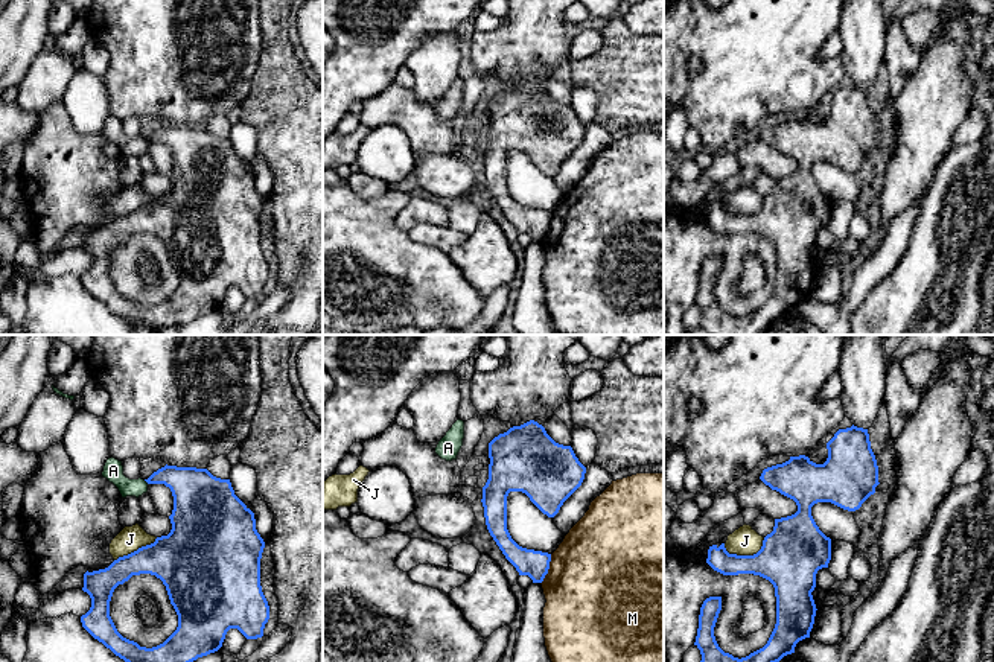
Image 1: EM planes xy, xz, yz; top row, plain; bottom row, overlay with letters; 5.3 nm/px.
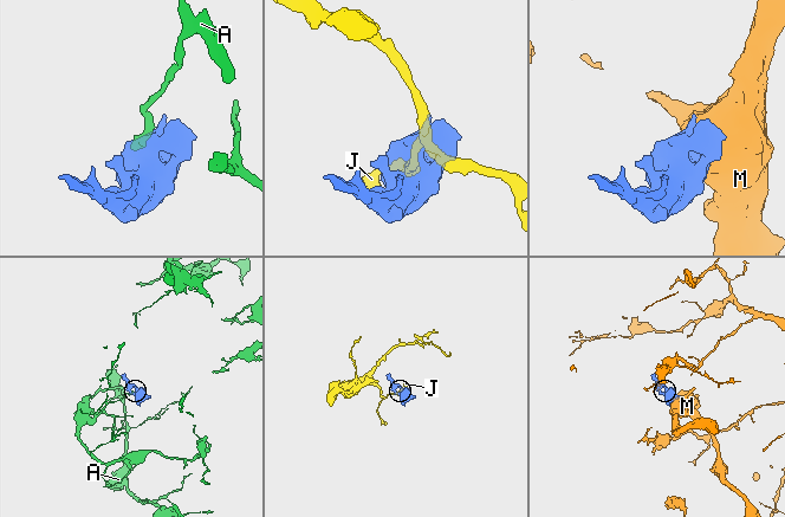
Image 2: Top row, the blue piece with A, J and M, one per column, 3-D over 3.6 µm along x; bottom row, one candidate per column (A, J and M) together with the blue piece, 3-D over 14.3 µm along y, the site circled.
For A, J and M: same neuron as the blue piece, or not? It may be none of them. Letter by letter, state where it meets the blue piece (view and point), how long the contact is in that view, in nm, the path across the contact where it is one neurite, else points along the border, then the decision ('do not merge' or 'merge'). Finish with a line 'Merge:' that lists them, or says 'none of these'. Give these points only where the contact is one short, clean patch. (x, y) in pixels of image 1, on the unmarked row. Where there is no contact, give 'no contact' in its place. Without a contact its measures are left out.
A: xy (146, 140) | 40 nm | along xy (143, 139), (148, 142) | do not merge
J: yz (746, 215) | 220 nm | do not merge
M: xz (548, 227) | 170 nm | along xz (551, 213), (548, 232), (541, 242) | do not merge
Merge: none of these

